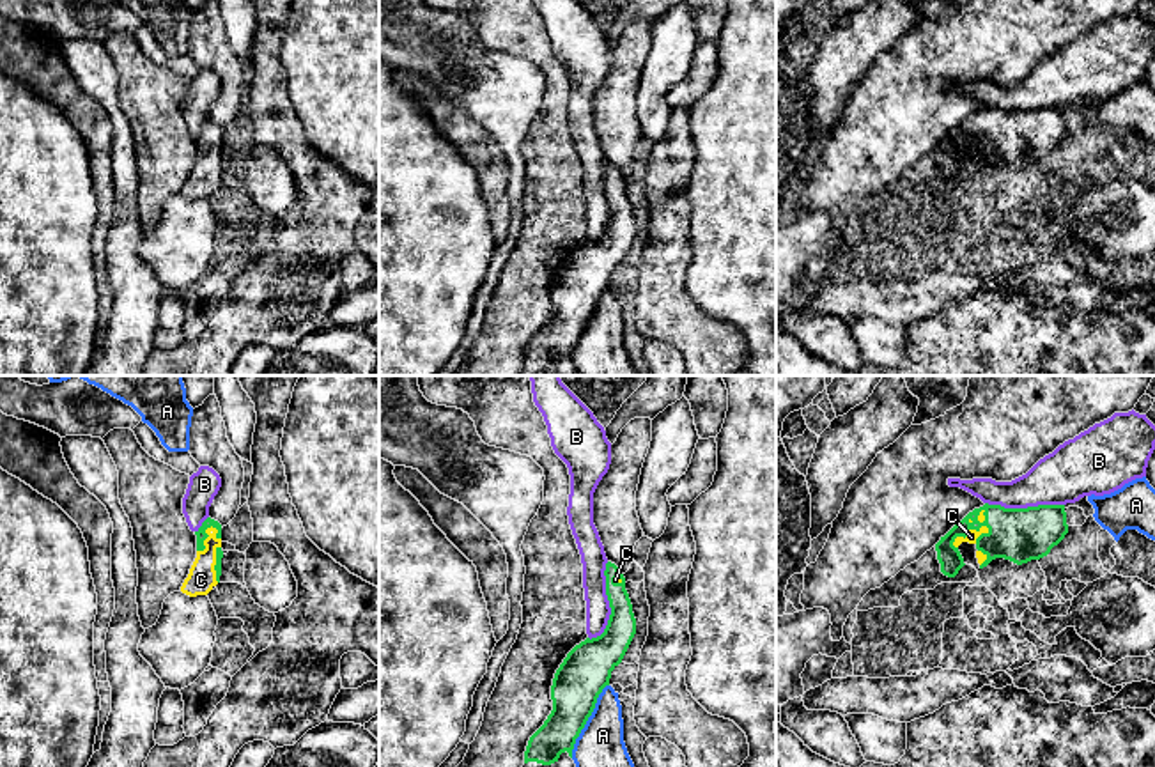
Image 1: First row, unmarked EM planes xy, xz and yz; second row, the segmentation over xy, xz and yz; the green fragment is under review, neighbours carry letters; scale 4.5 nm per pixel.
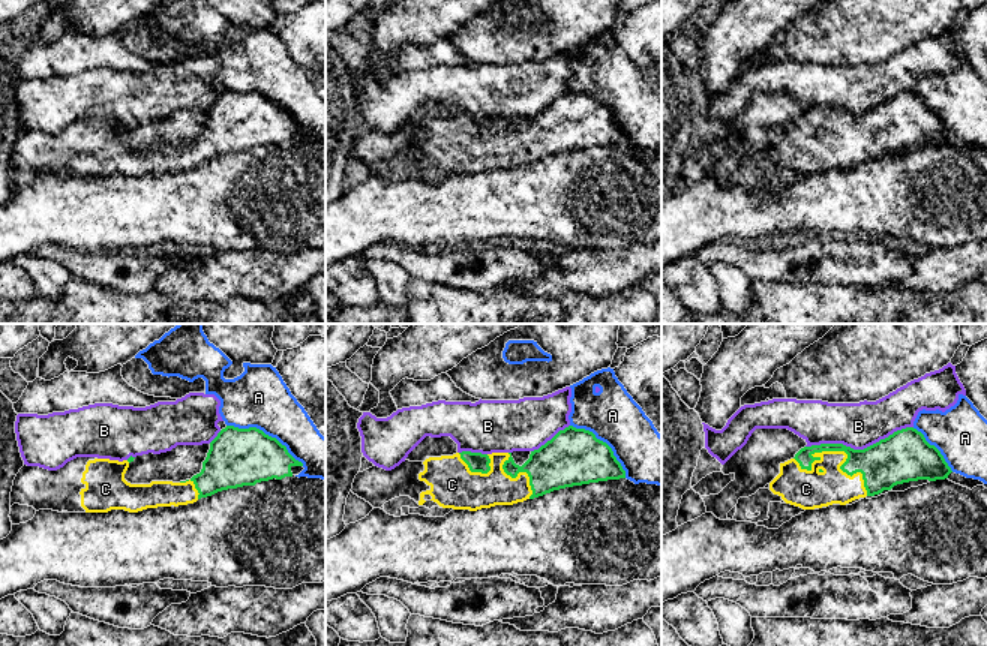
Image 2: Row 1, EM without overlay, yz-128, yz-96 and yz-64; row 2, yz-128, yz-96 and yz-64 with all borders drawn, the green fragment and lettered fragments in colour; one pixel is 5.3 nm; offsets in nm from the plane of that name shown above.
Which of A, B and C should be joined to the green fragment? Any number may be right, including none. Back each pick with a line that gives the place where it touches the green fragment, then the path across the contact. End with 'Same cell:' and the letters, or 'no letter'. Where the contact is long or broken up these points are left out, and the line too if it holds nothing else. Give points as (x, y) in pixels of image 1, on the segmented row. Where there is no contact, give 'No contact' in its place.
C: Touches green at yz (973, 528)
Same cell: C

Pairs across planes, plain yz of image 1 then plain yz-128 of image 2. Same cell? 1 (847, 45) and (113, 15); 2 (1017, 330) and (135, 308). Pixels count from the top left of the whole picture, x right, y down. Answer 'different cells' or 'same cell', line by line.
1: same cell
2: same cell

